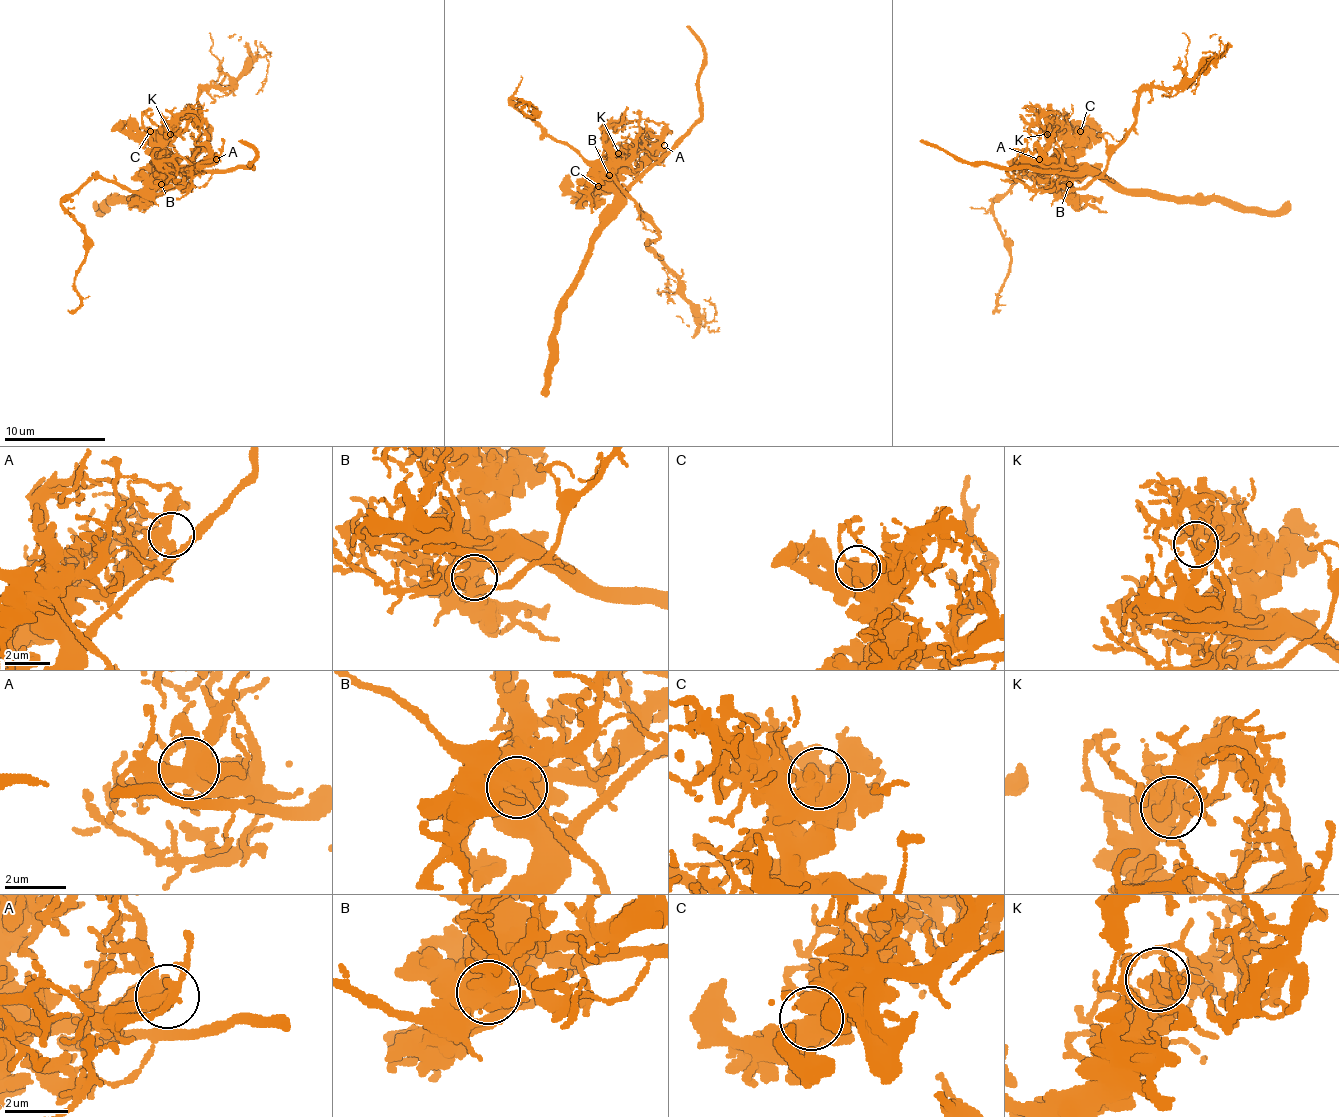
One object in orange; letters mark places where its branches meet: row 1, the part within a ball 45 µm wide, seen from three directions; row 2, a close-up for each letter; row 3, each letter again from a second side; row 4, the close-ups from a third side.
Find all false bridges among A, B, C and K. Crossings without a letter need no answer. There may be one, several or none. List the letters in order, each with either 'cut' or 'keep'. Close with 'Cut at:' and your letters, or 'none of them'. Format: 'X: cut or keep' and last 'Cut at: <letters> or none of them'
A: keep
B: cut
C: keep
K: keep
Cut at: B

